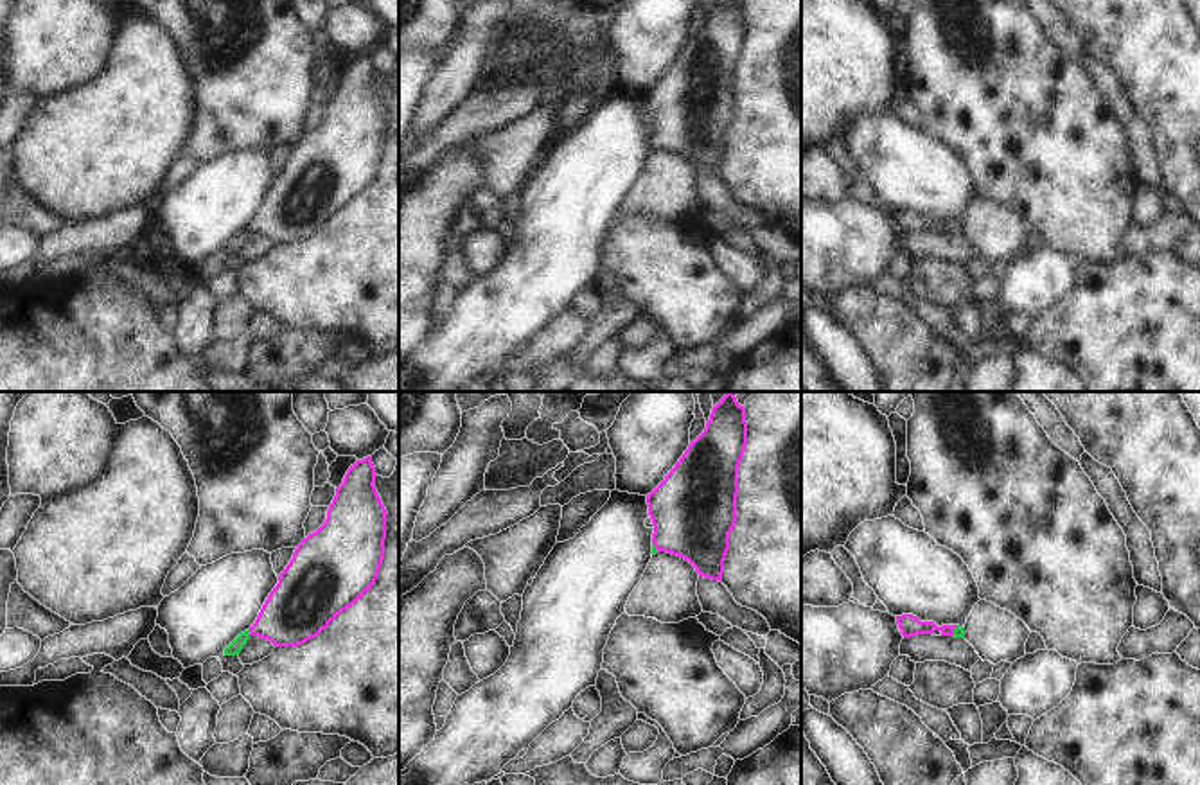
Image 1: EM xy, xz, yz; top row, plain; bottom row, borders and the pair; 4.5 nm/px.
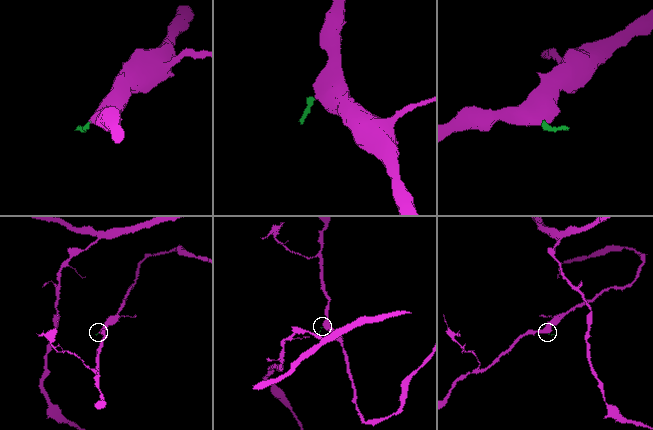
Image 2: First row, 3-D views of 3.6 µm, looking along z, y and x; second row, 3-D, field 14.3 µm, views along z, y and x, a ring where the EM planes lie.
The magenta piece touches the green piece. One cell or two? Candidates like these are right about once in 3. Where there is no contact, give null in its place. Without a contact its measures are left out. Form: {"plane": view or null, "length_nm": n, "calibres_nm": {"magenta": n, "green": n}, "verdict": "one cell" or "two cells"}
{"plane": "xy", "length_nm": 30, "calibres_nm": {"magenta": 280, "green": 60}, "verdict": "one cell"}

